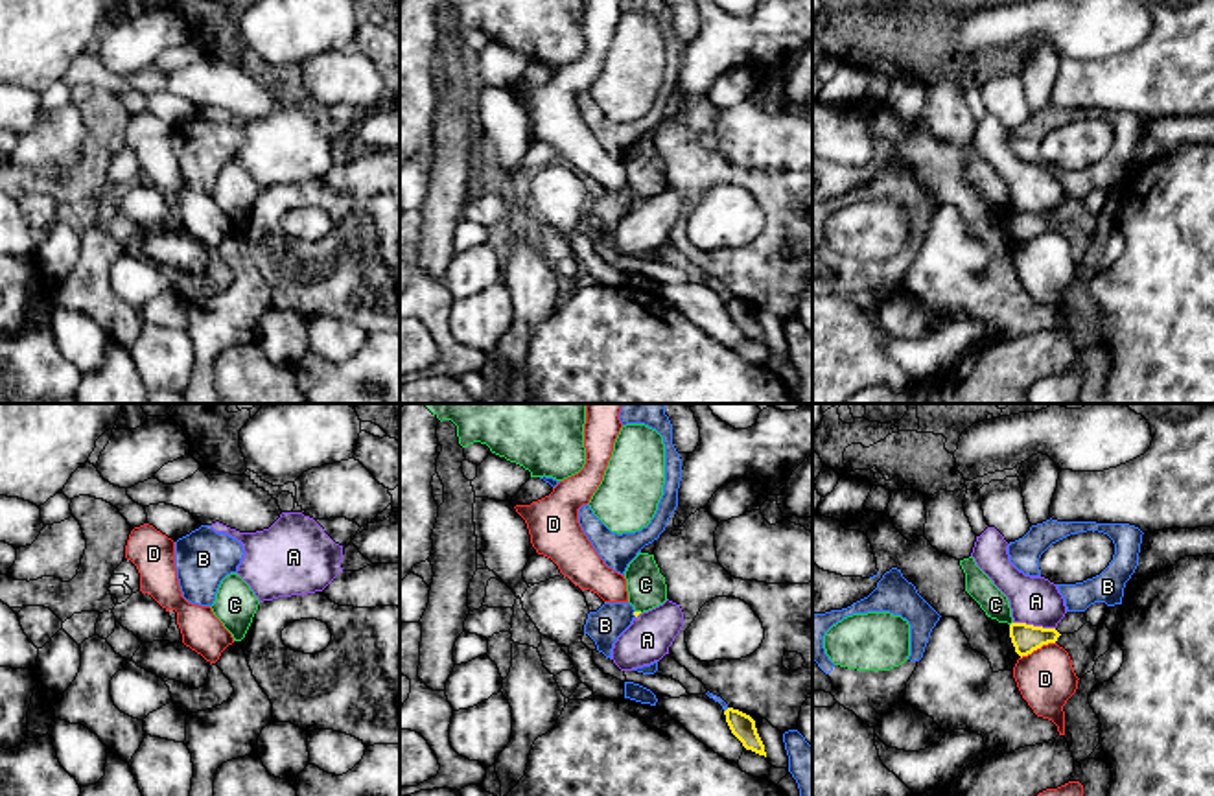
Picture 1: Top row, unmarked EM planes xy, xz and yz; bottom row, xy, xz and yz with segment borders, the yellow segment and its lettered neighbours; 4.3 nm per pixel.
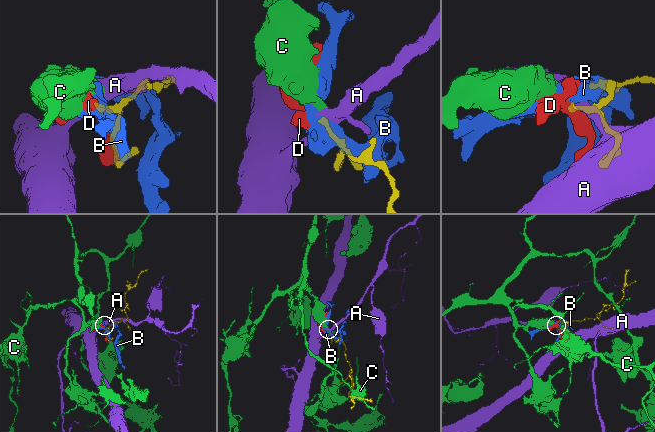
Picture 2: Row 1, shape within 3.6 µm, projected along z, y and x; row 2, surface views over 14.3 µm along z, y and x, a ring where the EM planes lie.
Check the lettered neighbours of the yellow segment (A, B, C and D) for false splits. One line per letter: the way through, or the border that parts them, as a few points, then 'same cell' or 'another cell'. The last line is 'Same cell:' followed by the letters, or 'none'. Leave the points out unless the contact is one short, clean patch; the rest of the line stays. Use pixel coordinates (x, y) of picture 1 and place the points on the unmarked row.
A: border along yz (1014, 209), (1054, 216); another cell
B: another cell
C: border along xz (636, 198), (642, 199); another cell
D: border along yz (1054, 229), (1043, 231), (1021, 245); another cell
Same cell: none

